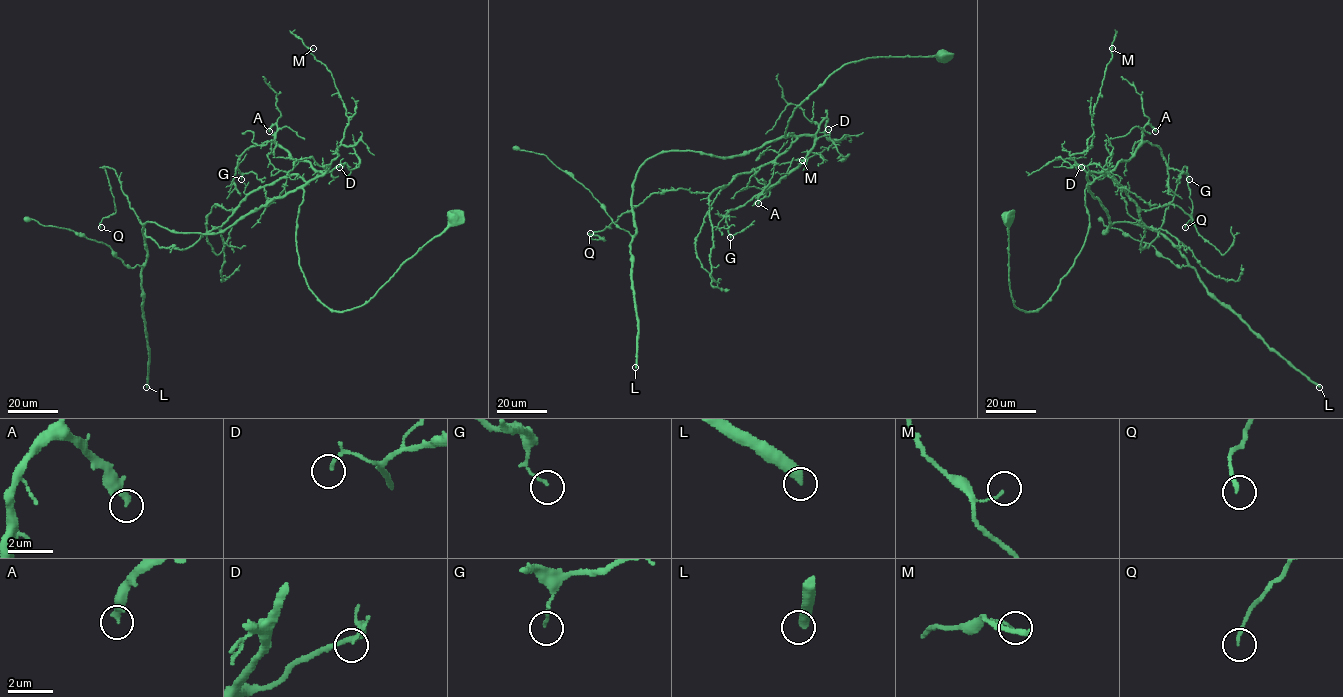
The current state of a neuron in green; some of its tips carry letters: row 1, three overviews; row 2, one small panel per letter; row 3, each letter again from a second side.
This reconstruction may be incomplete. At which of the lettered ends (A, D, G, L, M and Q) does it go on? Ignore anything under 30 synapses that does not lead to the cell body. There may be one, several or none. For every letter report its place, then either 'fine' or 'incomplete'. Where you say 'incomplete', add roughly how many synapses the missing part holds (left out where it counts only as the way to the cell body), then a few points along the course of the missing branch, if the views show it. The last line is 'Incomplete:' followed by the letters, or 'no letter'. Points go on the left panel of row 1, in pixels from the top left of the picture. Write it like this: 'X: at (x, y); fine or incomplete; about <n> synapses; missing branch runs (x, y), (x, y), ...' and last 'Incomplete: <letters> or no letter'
A: at (269, 131); fine
D: at (339, 167); fine
G: at (241, 179); fine
L: at (146, 387); incomplete; about 400 synapses
M: at (313, 48); fine
Q: at (101, 227); fine
Incomplete: L

